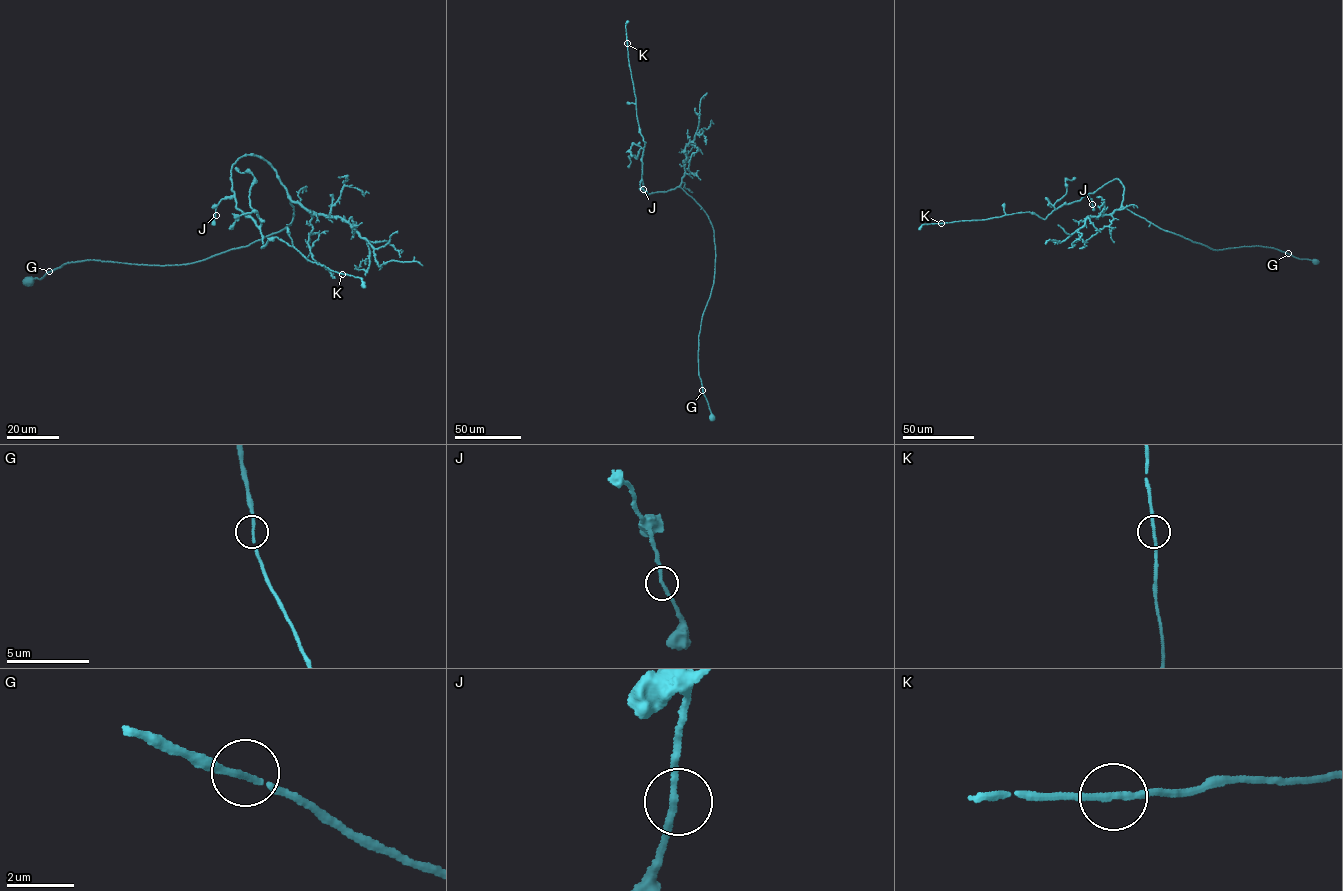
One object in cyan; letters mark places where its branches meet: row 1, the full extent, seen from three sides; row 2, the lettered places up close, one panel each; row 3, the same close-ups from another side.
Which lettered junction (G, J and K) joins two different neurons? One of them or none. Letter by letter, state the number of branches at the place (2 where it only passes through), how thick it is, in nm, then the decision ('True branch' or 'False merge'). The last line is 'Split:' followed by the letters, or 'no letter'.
G: Branches: 2. Thickness 160 nm. True branch
J: Branches: 2. Thickness 190 nm. True branch
K: Branches: 2. Thickness 190 nm. True branch
Split: no letter

